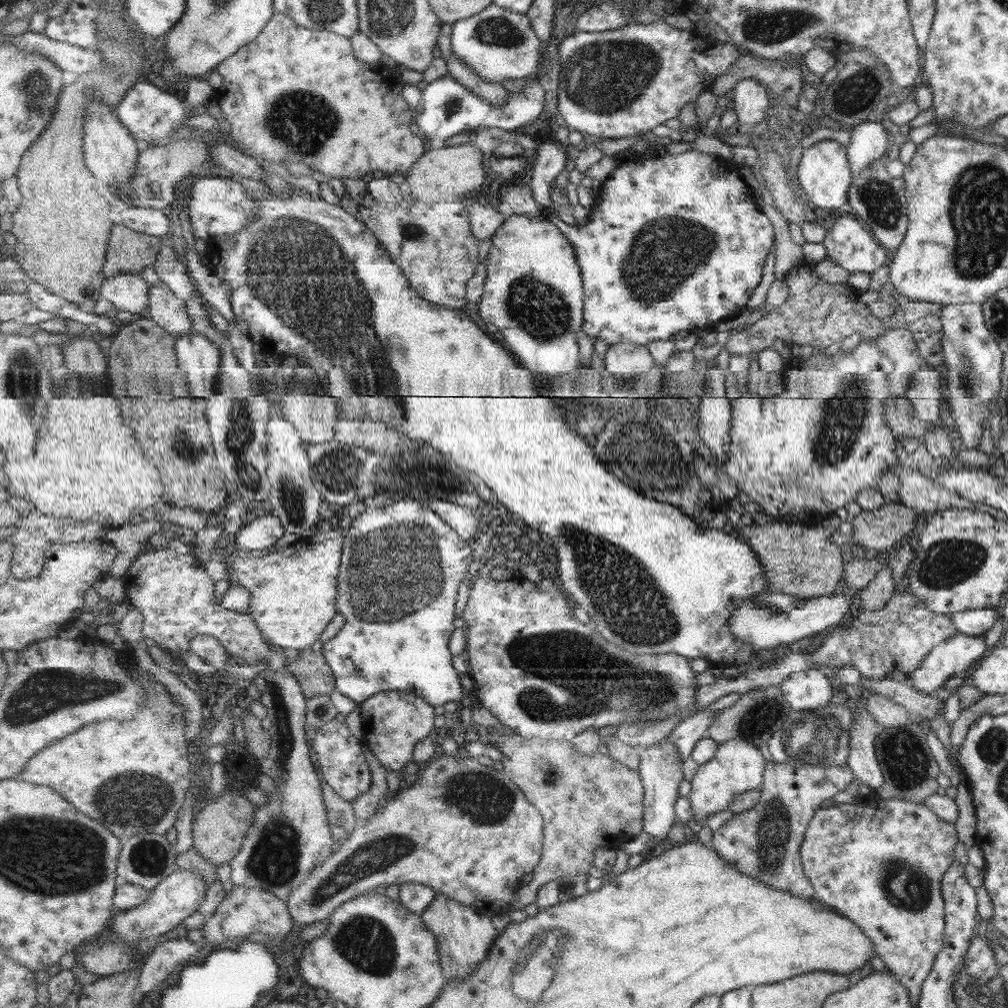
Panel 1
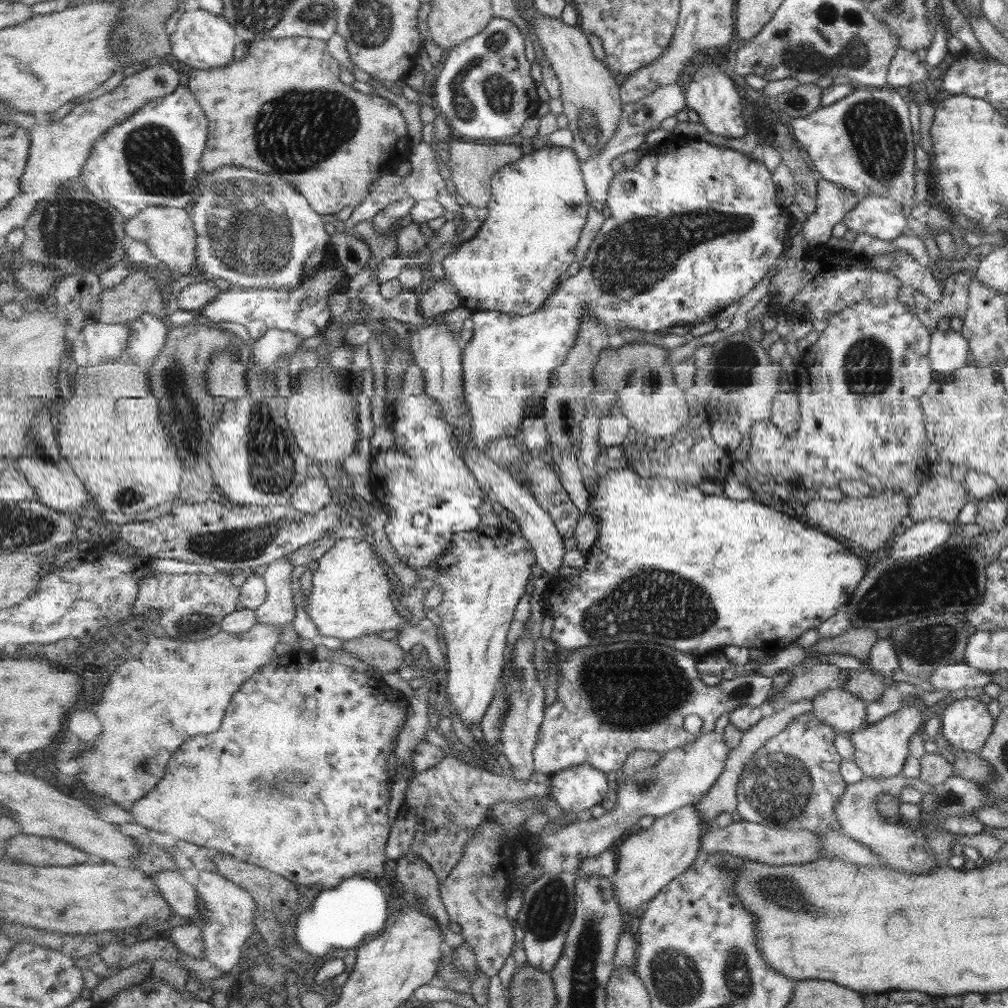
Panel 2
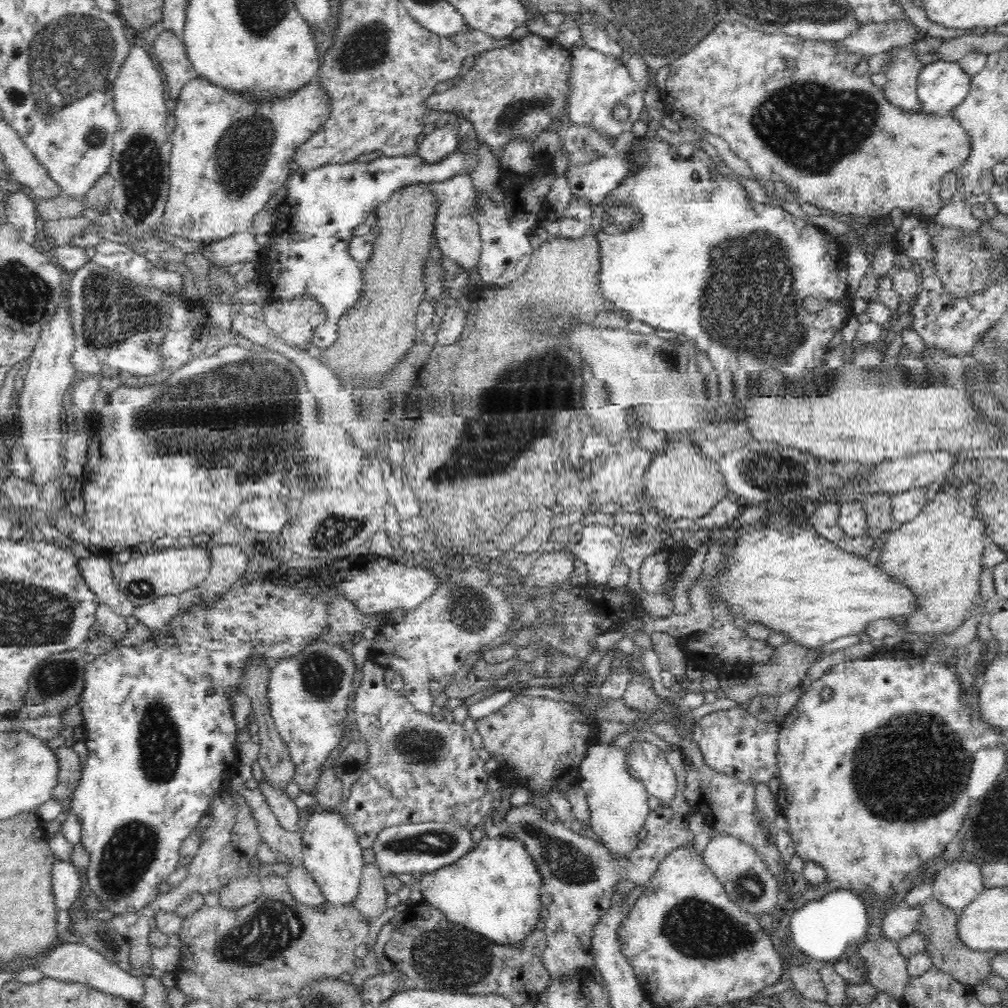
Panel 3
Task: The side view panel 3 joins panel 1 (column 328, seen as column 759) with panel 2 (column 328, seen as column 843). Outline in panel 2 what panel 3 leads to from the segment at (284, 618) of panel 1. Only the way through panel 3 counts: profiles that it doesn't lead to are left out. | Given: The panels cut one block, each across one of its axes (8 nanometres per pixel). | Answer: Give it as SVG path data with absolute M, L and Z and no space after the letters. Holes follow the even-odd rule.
M343 538L336 540L336 544L318 561L319 565L314 572L314 579L310 596L306 600L308 616L316 625L318 632L323 636L331 636L342 641L350 641L363 635L379 634L383 630L399 630L398 640L401 649L405 653L412 652L417 646L422 646L427 650L428 666L439 668L445 666L445 656L439 648L439 630L437 622L433 616L425 617L418 621L416 625L409 623L409 618L403 618L401 614L395 614L395 606L391 602L391 582L387 578L377 554L365 540Z

